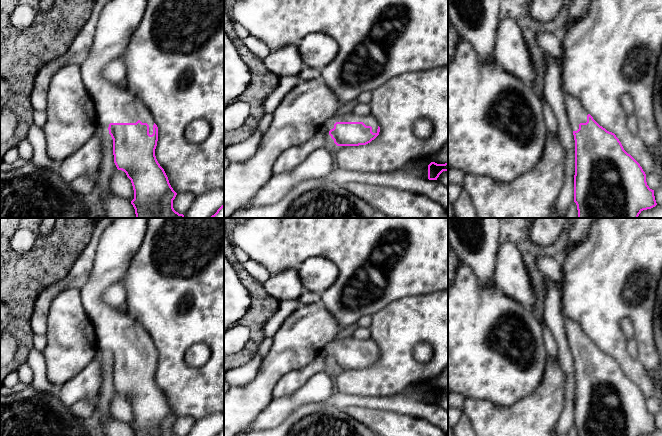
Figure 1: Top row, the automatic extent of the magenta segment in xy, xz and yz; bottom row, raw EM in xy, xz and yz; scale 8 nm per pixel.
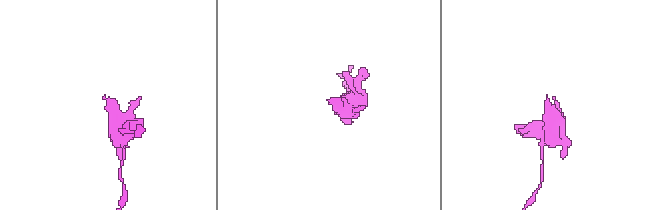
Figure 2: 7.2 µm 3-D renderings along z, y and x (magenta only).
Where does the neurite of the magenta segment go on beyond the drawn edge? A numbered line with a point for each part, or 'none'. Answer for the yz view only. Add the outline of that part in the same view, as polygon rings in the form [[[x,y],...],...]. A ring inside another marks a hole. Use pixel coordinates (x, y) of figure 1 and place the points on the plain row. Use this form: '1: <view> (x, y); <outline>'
1: yz (576, 337); [[[565,319],[564,323],[565,323],[566,339],[568,341],[571,353],[572,355],[577,355],[579,353],[580,347],[587,346],[588,336],[581,329],[578,323],[570,319]]]

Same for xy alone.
1: xy (120, 241); [[[117,218],[106,227],[97,247],[92,272],[86,285],[80,290],[83,307],[94,328],[96,344],[105,353],[108,353],[110,347],[136,347],[140,344],[149,349],[149,358],[153,358],[155,346],[145,329],[126,313],[125,308],[112,308],[102,300],[107,288],[119,283],[125,276],[144,240],[147,223],[148,218]]]

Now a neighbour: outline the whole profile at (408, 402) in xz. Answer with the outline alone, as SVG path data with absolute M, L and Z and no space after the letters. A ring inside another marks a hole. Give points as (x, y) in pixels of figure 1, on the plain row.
M418 381L399 394L383 398L355 396L335 389L332 395L322 403L308 403L300 406L278 427L248 431L236 436L286 436L294 423L309 414L327 407L343 410L351 406L392 411L424 419L448 434L448 411L437 404L429 404L421 400L421 394L431 386L433 382Z

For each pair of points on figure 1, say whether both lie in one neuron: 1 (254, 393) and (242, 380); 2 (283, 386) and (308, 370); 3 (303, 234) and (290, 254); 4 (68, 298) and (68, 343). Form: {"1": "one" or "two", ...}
{"1": "two", "2": "one", "3": "one", "4": "one"}

